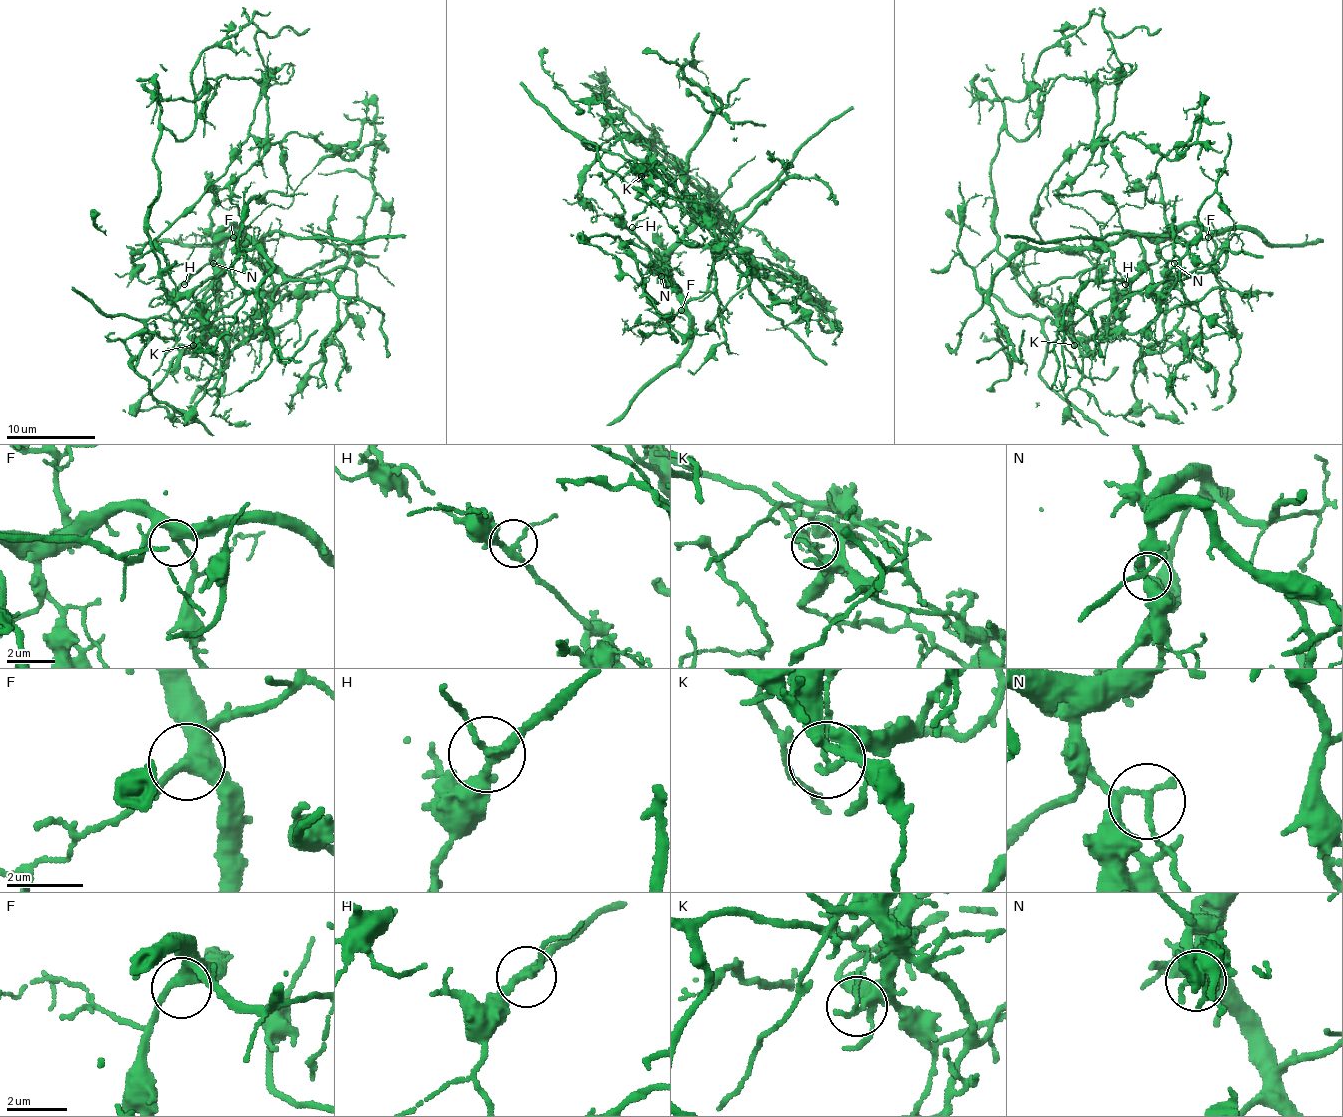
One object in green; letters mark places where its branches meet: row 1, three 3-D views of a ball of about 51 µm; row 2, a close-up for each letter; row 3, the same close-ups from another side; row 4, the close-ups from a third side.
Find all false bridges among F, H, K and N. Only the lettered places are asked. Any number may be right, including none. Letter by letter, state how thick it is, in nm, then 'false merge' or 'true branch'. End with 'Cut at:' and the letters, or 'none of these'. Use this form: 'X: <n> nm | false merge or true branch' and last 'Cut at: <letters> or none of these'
F: 320 nm | true branch
H: 240 nm | true branch
K: 150 nm | false merge
N: 140 nm | false merge
Cut at: K, N

